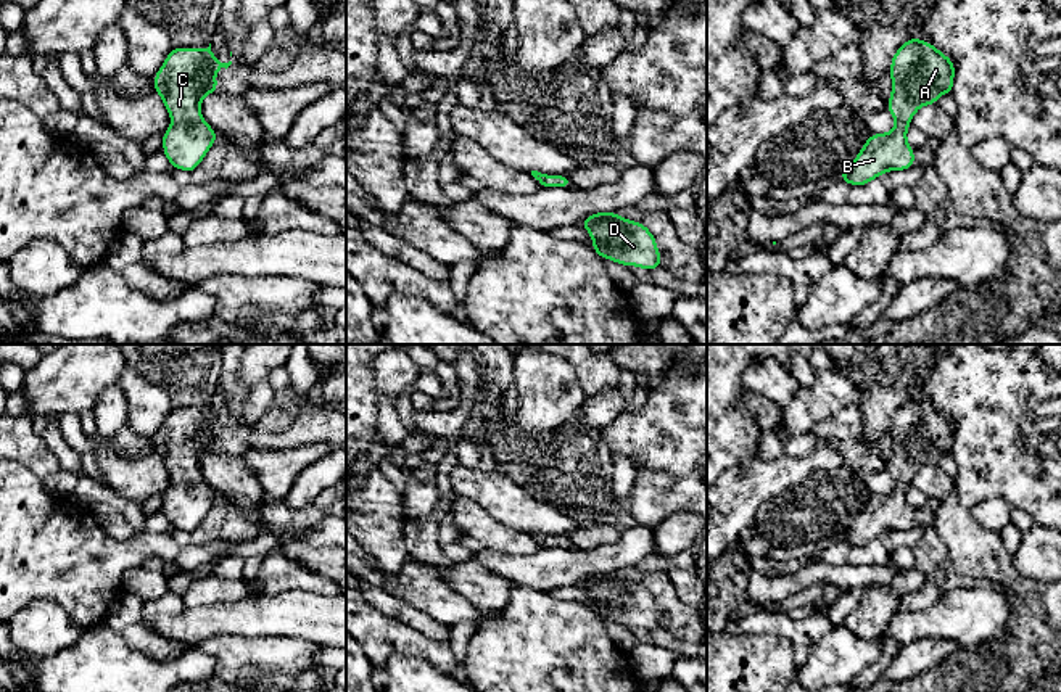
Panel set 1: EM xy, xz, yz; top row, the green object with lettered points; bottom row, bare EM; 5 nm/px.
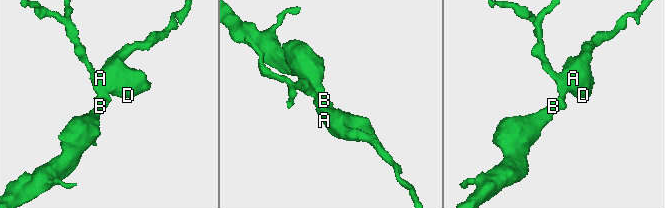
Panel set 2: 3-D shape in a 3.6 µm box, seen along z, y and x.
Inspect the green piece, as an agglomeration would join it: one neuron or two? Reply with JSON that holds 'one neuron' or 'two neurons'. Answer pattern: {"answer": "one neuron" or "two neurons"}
{"answer": "one neuron"}

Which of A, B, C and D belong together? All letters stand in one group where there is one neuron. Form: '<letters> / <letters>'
A B C D

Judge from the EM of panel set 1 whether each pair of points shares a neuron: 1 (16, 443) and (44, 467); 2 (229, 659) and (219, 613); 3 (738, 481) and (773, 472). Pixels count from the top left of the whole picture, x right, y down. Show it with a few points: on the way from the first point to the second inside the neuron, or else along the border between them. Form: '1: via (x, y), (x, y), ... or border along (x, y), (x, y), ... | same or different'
1: via (23, 446), (37, 461) | same
2: border along (263, 634), (206, 636), (194, 646) | different
3: via (746, 481), (765, 478) | same

